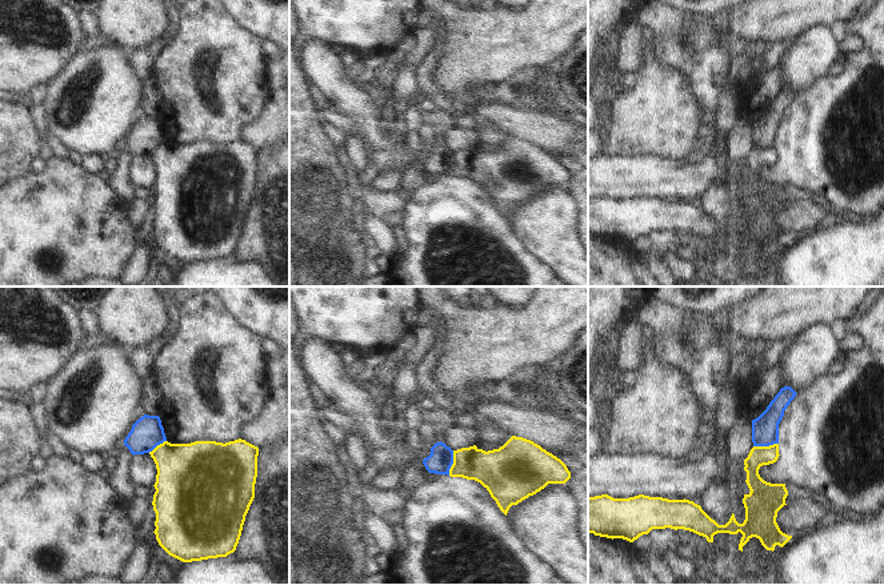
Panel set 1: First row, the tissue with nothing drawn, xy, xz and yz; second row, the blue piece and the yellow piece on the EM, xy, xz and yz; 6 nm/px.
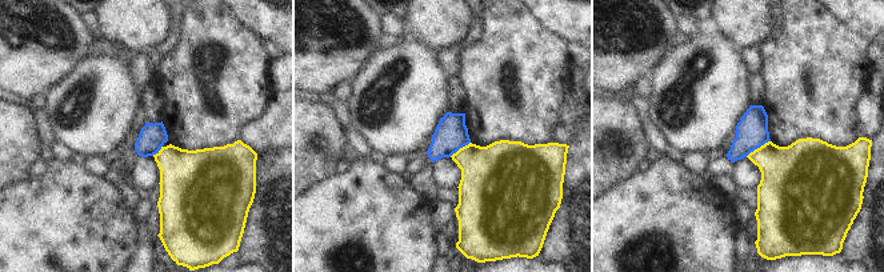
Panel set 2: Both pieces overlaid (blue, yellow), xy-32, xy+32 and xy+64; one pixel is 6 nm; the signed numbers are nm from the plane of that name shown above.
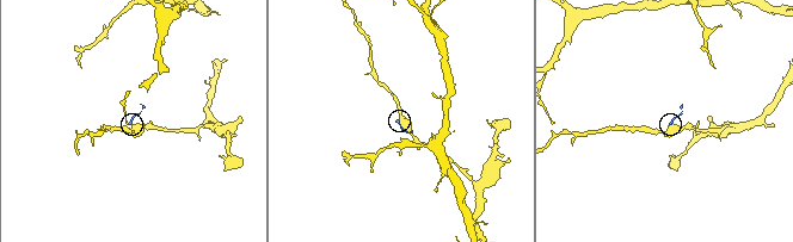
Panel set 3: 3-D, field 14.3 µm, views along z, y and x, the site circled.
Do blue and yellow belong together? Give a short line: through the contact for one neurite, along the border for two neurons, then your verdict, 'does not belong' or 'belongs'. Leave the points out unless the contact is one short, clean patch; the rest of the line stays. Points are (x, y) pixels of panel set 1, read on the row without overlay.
line xz (454, 152), (454, 164), (448, 176); does not belong

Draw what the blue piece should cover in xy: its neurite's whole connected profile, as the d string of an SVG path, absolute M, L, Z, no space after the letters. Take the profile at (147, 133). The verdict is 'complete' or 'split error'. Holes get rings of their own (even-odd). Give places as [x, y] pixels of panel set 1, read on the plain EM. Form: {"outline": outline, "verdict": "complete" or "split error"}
{"outline": "M144 116L132 127L124 147L135 157L149 155L164 143L167 139L160 119Z", "verdict": "complete"}

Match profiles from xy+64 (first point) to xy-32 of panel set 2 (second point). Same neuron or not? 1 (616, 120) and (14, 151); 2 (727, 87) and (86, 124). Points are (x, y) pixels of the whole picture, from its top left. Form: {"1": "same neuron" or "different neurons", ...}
{"1": "same neuron", "2": "same neuron"}

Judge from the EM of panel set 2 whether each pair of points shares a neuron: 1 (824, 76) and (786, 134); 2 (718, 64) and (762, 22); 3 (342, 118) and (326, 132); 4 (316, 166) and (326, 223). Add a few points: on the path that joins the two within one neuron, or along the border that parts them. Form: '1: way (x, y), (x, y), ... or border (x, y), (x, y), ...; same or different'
1: way (814, 91), (790, 119); same
2: border (715, 22), (740, 50); different
3: border (331, 107), (336, 122), (344, 130); different
4: border (335, 172), (307, 190); different

